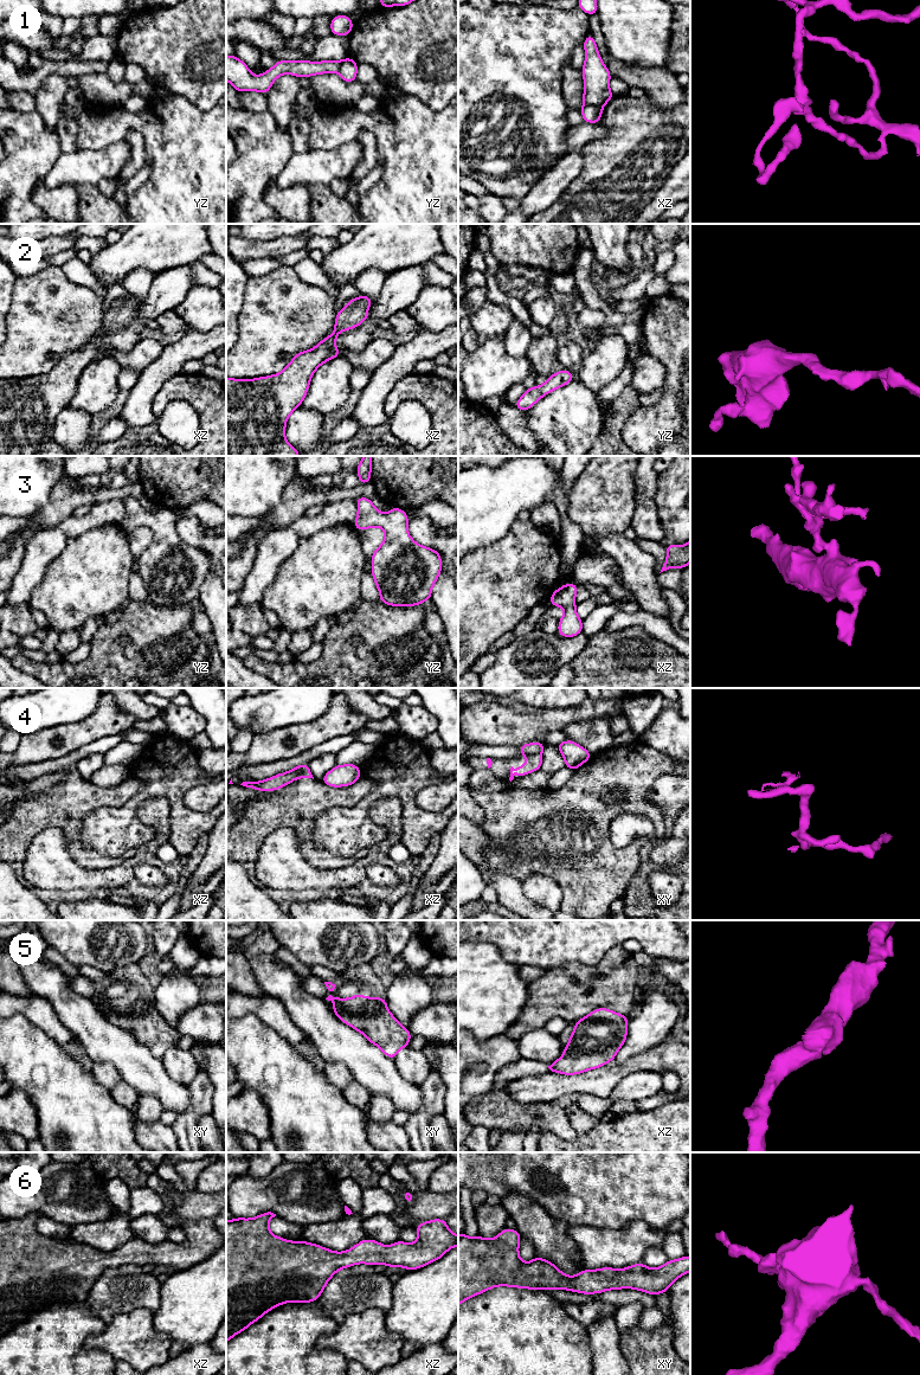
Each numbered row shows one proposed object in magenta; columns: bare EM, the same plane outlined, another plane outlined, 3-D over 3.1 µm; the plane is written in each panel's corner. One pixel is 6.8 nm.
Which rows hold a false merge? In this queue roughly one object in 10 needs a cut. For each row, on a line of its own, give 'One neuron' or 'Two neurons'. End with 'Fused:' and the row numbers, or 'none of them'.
1: Two neurons
2: One neuron
3: One neuron
4: Two neurons
5: One neuron
6: One neuron
Fused: 1, 4

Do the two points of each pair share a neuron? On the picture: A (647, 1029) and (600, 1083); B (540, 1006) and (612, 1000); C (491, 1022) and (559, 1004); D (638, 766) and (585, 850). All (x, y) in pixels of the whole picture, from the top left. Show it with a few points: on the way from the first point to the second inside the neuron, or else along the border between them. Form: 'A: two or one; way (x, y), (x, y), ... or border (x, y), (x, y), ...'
A: two; border (644, 1052), (623, 1062), (613, 1061)
B: one; way (558, 998), (594, 998)
C: two; border (527, 988), (527, 1000), (520, 1016), (503, 1033)
D: one; way (615, 778), (585, 808), (585, 827)

